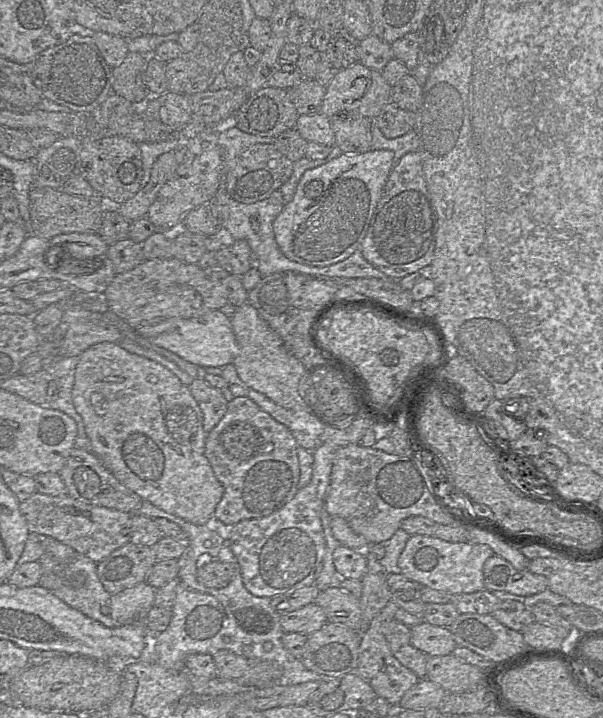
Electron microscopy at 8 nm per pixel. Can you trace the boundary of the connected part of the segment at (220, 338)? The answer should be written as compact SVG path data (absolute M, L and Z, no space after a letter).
M220 310L203 316L182 319L169 318L135 328L138 335L150 343L167 349L184 360L201 367L220 367L233 364L238 355L238 344L231 320Z

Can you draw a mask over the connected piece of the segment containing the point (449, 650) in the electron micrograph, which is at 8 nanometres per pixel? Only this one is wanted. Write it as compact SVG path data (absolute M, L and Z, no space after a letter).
M423 620L410 630L413 646L429 656L452 654L457 646L449 628L432 625Z

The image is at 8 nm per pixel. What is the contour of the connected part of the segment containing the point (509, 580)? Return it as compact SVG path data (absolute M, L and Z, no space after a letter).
M493 554L484 563L484 588L491 592L505 591L530 596L548 588L548 579L541 574L518 570L503 557Z

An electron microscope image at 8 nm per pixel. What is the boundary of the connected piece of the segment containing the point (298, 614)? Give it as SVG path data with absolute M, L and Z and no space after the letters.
M315 603L298 610L280 615L280 625L284 633L309 635L321 629L329 621L324 610Z

